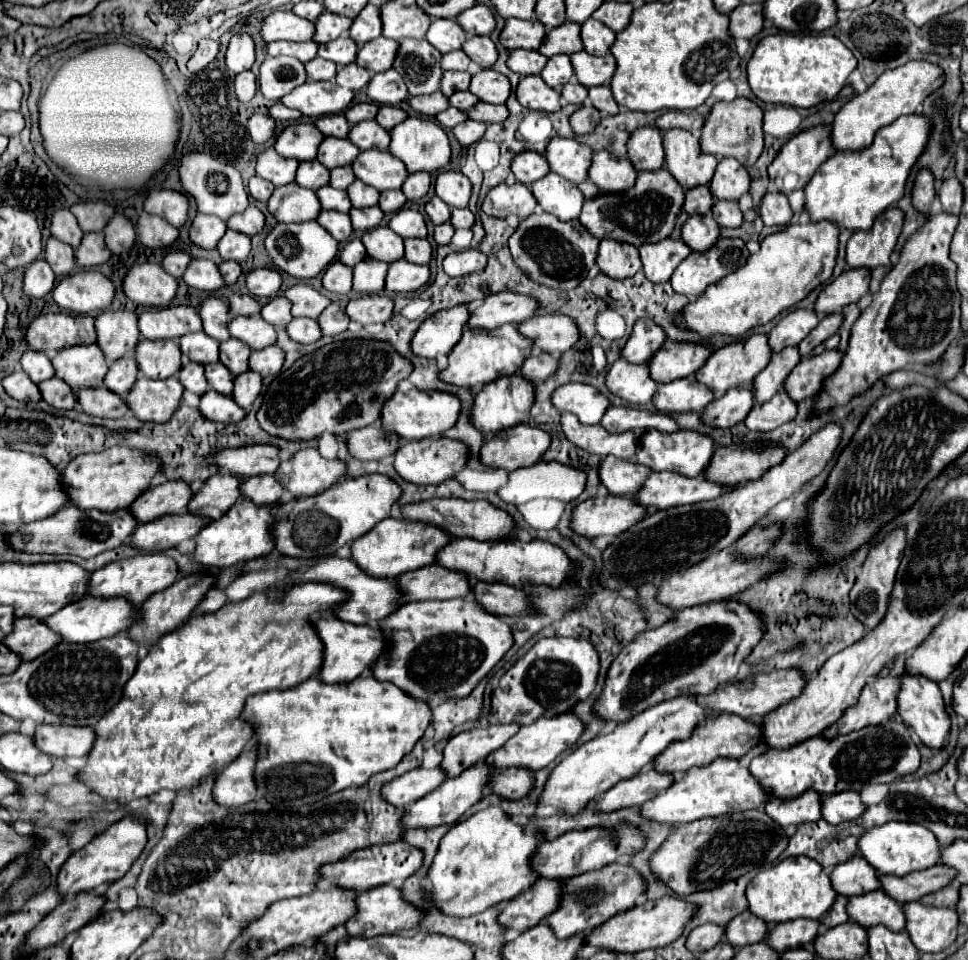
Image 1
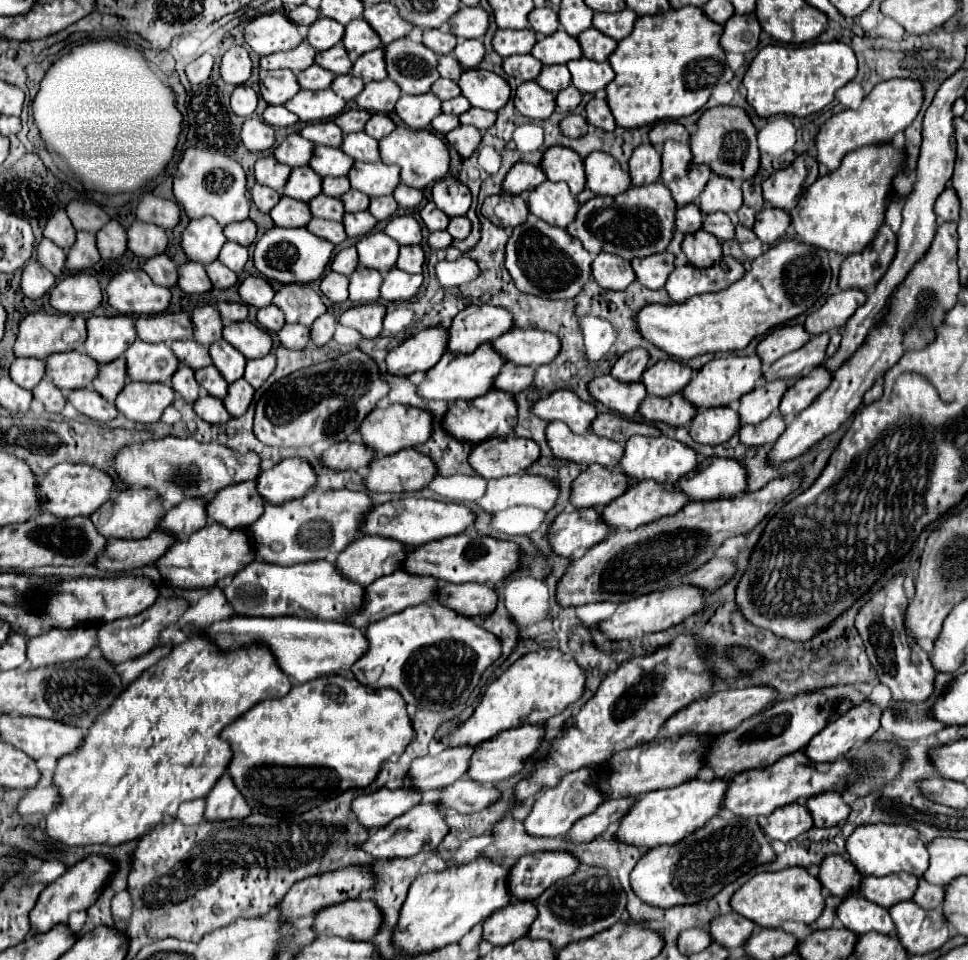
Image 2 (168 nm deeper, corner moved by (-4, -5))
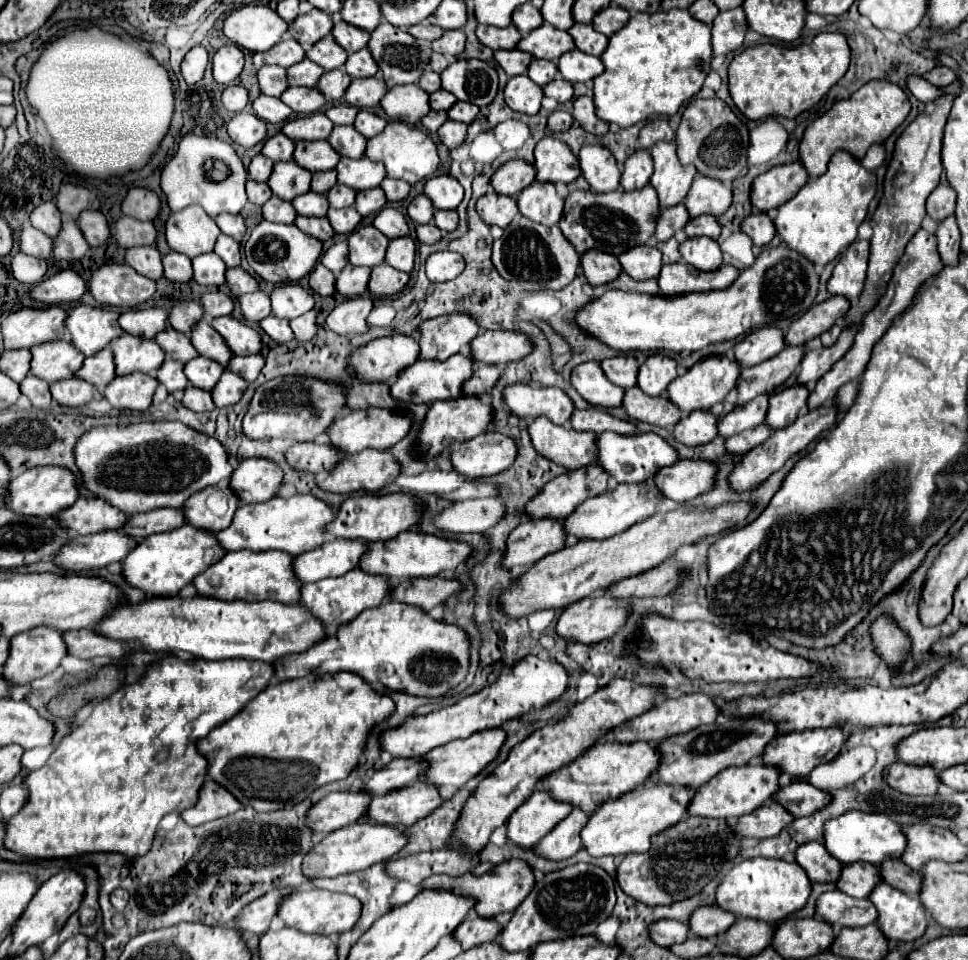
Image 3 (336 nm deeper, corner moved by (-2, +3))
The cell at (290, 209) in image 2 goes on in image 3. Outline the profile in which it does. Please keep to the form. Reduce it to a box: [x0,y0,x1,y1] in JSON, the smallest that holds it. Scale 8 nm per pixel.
[263,196,297,224]

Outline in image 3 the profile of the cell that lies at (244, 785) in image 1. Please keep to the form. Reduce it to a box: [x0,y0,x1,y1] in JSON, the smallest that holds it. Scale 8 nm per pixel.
[181,778,243,826]

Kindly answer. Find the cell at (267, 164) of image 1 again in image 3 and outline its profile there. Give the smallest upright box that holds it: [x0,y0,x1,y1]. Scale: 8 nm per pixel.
[249,154,273,182]

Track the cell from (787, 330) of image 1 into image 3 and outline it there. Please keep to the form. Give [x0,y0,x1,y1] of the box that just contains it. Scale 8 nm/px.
[735,326,785,366]

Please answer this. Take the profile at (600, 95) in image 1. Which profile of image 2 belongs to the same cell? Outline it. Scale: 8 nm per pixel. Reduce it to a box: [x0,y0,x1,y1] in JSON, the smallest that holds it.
[585,98,615,132]

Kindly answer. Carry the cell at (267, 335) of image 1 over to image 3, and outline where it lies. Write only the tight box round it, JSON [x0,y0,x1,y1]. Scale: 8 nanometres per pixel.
[211,316,263,356]

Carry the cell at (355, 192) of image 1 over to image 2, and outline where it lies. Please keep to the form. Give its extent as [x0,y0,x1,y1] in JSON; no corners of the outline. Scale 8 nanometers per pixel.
[339,190,369,212]

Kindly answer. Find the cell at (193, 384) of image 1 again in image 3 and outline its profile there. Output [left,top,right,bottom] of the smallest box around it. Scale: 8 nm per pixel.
[157,360,189,394]

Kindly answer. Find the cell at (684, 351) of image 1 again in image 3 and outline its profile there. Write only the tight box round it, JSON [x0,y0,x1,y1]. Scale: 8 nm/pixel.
[637,352,677,396]

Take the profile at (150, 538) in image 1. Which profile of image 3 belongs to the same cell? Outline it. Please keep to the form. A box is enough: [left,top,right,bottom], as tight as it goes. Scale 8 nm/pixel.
[53,530,137,572]

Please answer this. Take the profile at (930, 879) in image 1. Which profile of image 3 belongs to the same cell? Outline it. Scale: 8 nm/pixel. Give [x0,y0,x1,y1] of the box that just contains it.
[837,862,883,898]

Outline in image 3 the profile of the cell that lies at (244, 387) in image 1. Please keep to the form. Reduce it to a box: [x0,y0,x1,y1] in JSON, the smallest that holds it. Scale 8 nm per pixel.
[213,370,249,408]

